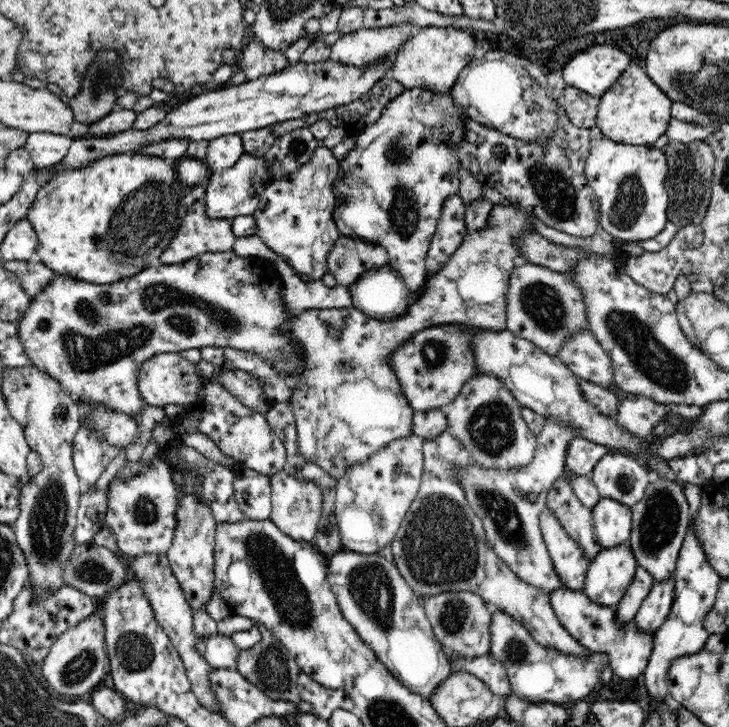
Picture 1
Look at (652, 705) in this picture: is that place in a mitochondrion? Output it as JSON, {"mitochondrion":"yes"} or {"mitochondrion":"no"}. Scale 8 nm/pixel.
{"mitochondrion":"no"}

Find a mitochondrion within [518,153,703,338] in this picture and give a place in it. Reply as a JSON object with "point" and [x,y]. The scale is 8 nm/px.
{"point":[557,194]}

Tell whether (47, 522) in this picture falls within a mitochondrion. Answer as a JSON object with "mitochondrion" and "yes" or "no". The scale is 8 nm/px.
{"mitochondrion":"yes"}

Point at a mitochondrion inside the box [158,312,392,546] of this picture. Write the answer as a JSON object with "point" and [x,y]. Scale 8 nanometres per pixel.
{"point":[346,365]}

